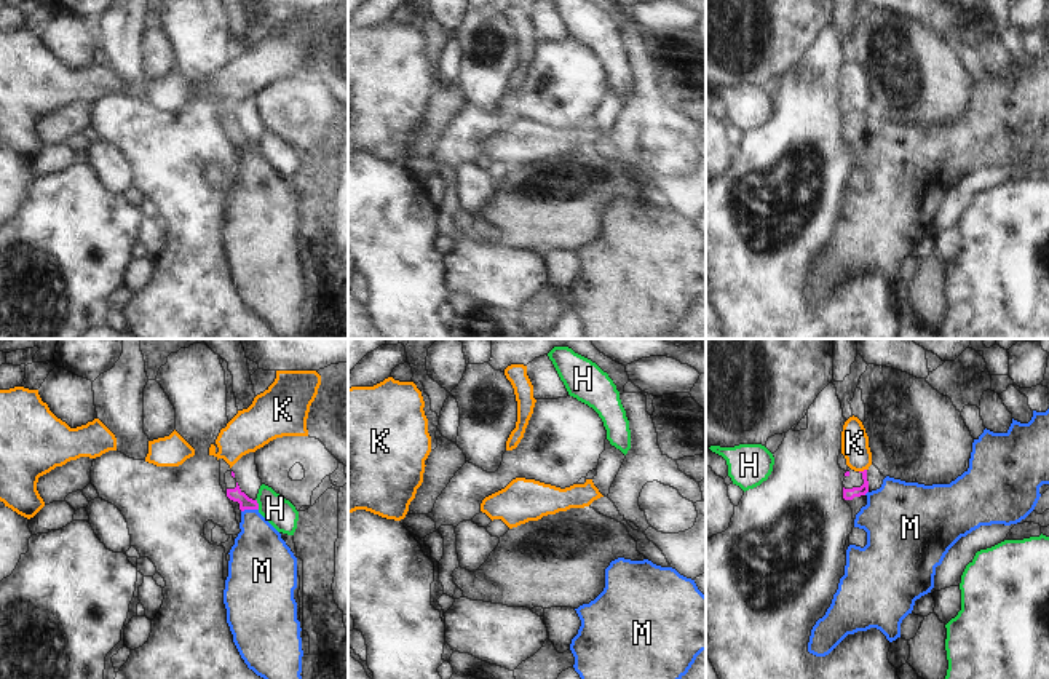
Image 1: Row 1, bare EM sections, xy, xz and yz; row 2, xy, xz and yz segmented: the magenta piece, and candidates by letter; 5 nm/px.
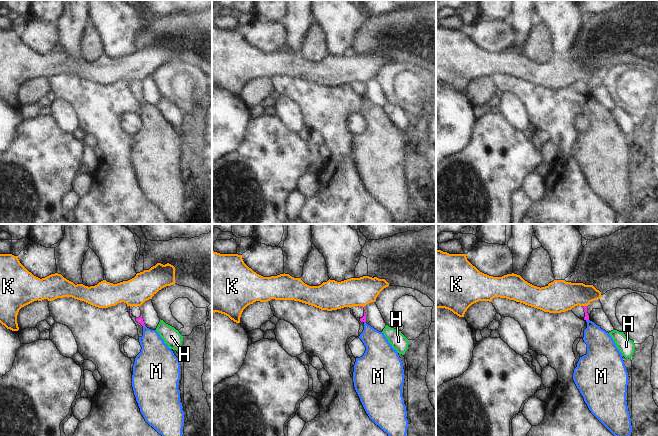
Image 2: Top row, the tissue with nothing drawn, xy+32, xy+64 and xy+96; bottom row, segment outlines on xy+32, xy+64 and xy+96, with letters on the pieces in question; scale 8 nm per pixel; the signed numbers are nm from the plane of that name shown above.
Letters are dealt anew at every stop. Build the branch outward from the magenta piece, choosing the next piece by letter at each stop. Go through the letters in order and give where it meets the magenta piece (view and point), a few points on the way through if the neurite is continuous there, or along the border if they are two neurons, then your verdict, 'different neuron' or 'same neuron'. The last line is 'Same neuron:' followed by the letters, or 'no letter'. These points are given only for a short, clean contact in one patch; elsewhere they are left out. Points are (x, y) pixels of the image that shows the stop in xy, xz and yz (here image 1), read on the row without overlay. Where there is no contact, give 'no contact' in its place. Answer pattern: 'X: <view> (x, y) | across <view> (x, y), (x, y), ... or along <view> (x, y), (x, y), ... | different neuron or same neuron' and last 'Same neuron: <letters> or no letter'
H: xy (257, 146) | different neuron
K: yz (864, 112) | along yz (866, 111), (859, 114) | different neuron
M: xy (249, 150) | along xy (257, 150), (245, 150), (241, 154) | different neuron
Same neuron: no letter

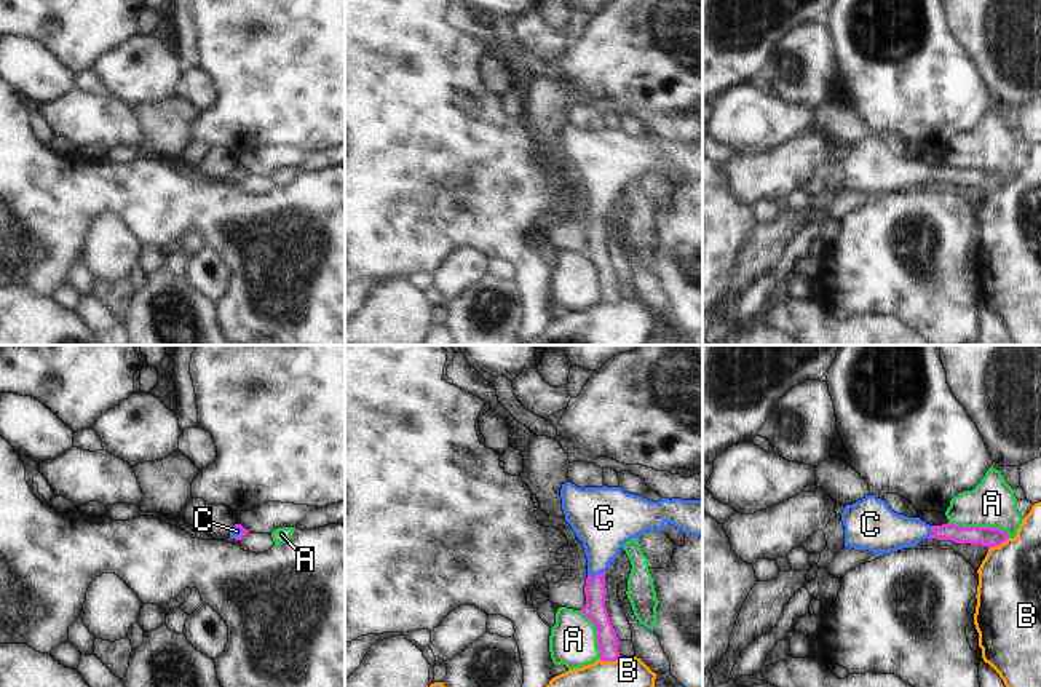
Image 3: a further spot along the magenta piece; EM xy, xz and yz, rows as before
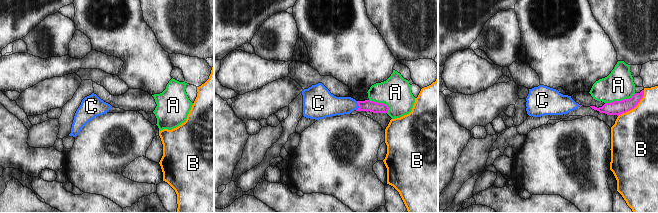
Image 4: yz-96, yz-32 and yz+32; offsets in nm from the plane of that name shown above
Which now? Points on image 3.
A: yz (981, 170) | along yz (949, 163), (958, 168), (1000, 170), (1009, 179) | different neuron
B: xz (610, 302) | different neuron
C: xz (596, 218) | across xz (594, 232), (596, 218), (604, 170) | same neuron
Same neuron: C

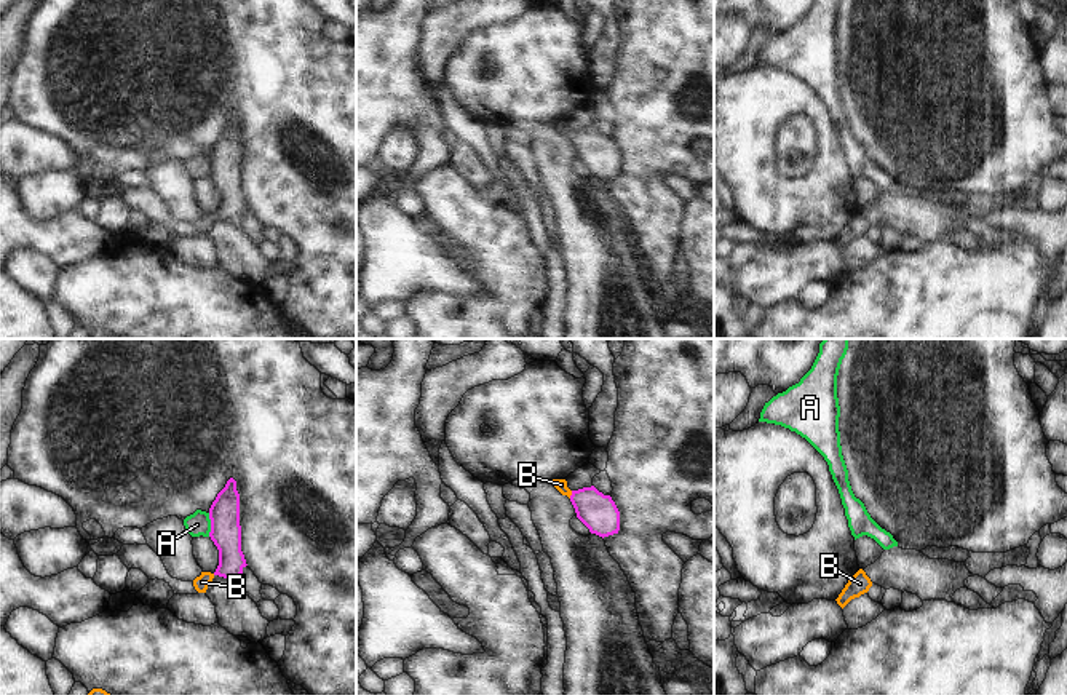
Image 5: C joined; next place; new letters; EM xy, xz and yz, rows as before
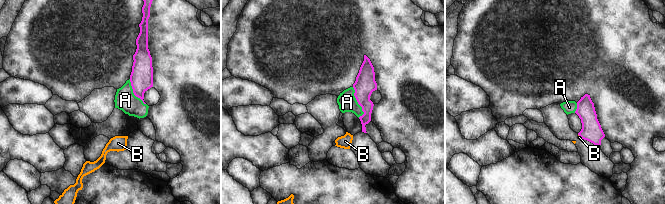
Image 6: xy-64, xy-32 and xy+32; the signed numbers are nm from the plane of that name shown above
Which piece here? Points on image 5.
A: xy (211, 166) | different neuron
B: xz (572, 136) | across xz (598, 154), (572, 136), (561, 127) | same neuron
Same neuron: B

